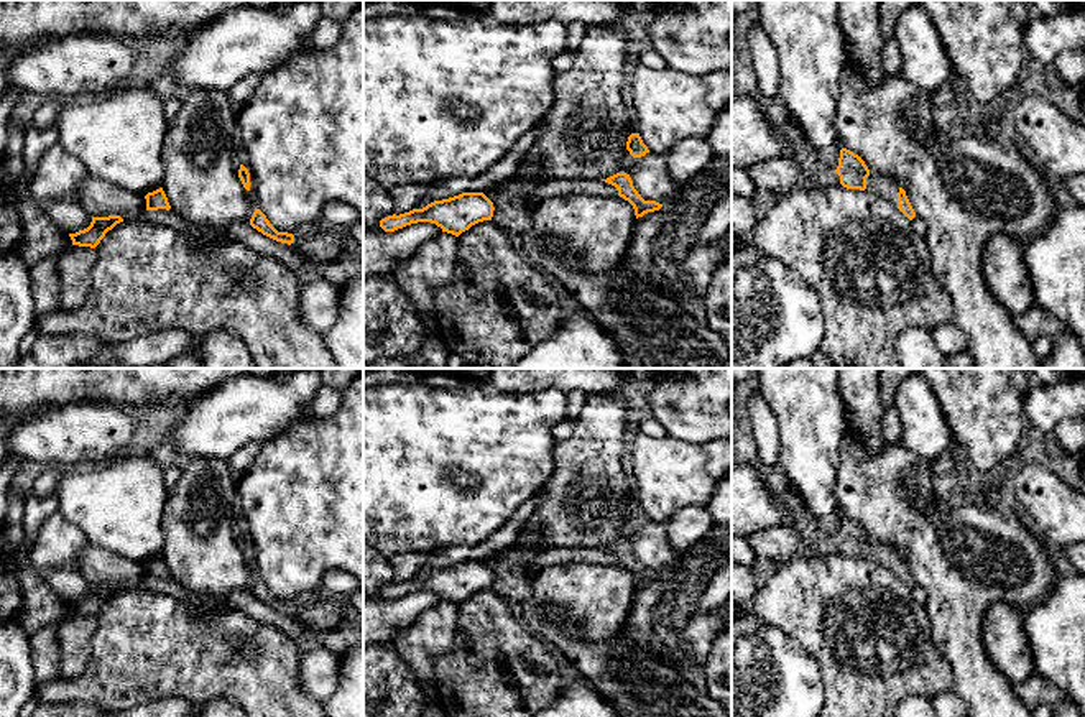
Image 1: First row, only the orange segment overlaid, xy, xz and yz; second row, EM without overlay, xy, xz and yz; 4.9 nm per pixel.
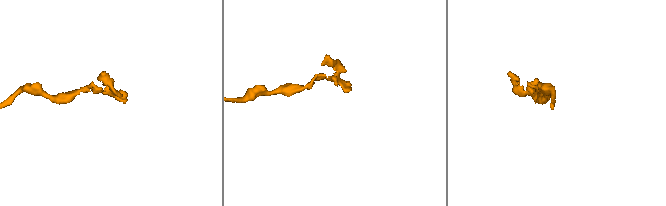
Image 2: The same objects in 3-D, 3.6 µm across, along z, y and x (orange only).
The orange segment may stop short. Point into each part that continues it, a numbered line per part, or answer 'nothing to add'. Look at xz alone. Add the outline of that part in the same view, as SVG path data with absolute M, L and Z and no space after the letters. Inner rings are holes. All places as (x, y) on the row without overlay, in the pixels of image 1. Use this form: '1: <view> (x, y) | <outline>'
1: xz (553, 556) | M552 548L541 551L529 564L521 566L519 571L538 572L554 564L574 561L587 561L605 566L618 564L618 557L602 548Z

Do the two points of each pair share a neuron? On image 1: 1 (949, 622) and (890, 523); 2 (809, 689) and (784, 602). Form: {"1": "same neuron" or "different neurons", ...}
{"1": "same neuron", "2": "different neurons"}

